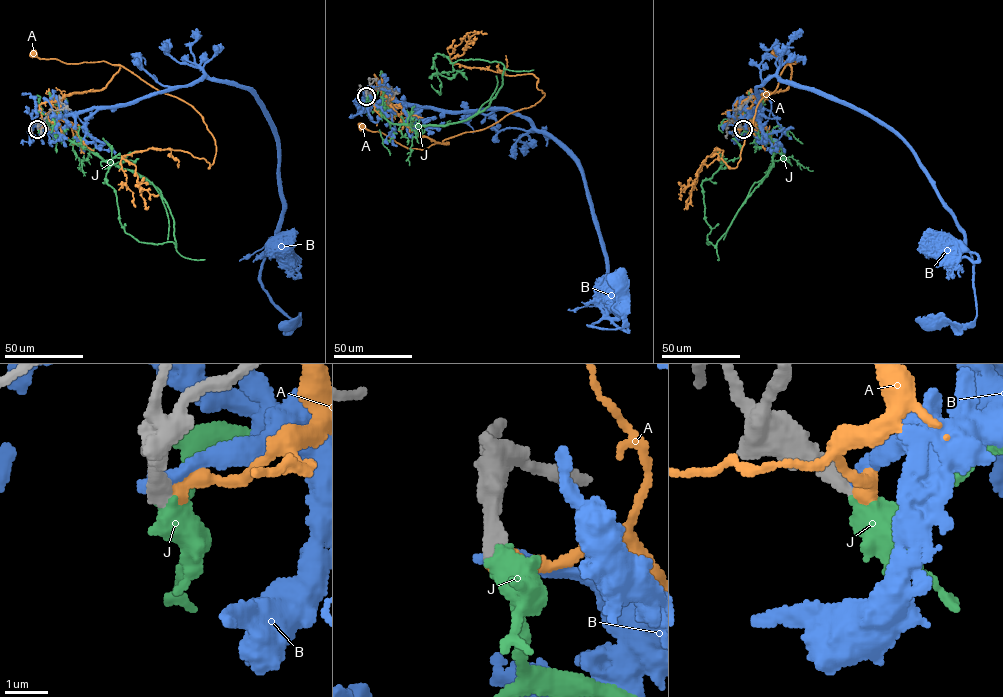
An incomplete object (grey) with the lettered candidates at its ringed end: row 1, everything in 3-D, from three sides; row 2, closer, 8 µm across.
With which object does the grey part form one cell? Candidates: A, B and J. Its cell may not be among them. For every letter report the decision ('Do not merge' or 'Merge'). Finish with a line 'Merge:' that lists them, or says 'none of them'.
A: Do not merge
B: Do not merge
J: Do not merge
Merge: none of them

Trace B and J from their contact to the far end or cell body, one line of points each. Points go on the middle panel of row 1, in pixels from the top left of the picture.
B: (366, 96), (507, 109), (546, 132), (580, 171), (605, 258), (611, 306), (589, 325), (624, 325), (616, 281)
J: (366, 96), (392, 123), (446, 125), (489, 105), (504, 66), (435, 54), (429, 78), (456, 70), (467, 80)

